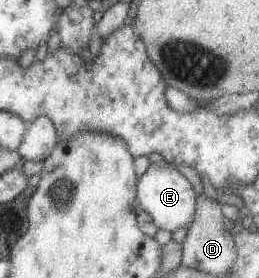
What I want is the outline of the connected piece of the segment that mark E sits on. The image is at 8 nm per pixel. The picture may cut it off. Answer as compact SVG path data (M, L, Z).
M152 163L150 170L139 179L139 200L162 230L173 233L181 228L190 228L198 220L199 194L194 184L176 166Z

